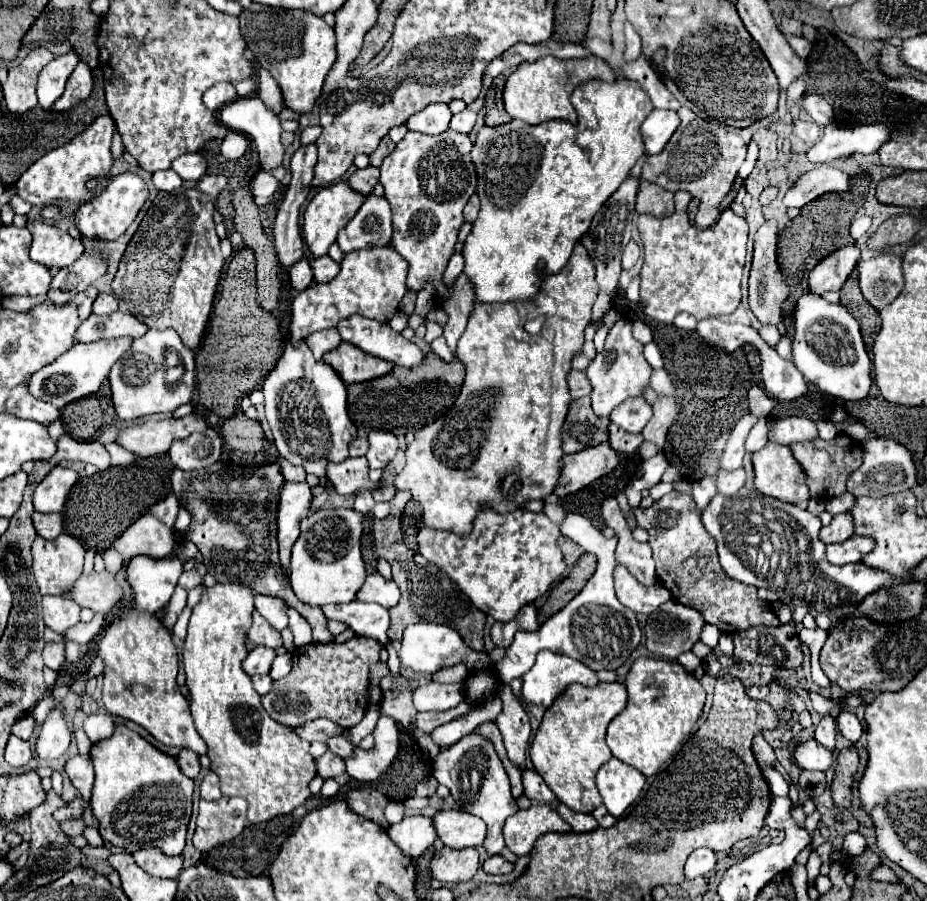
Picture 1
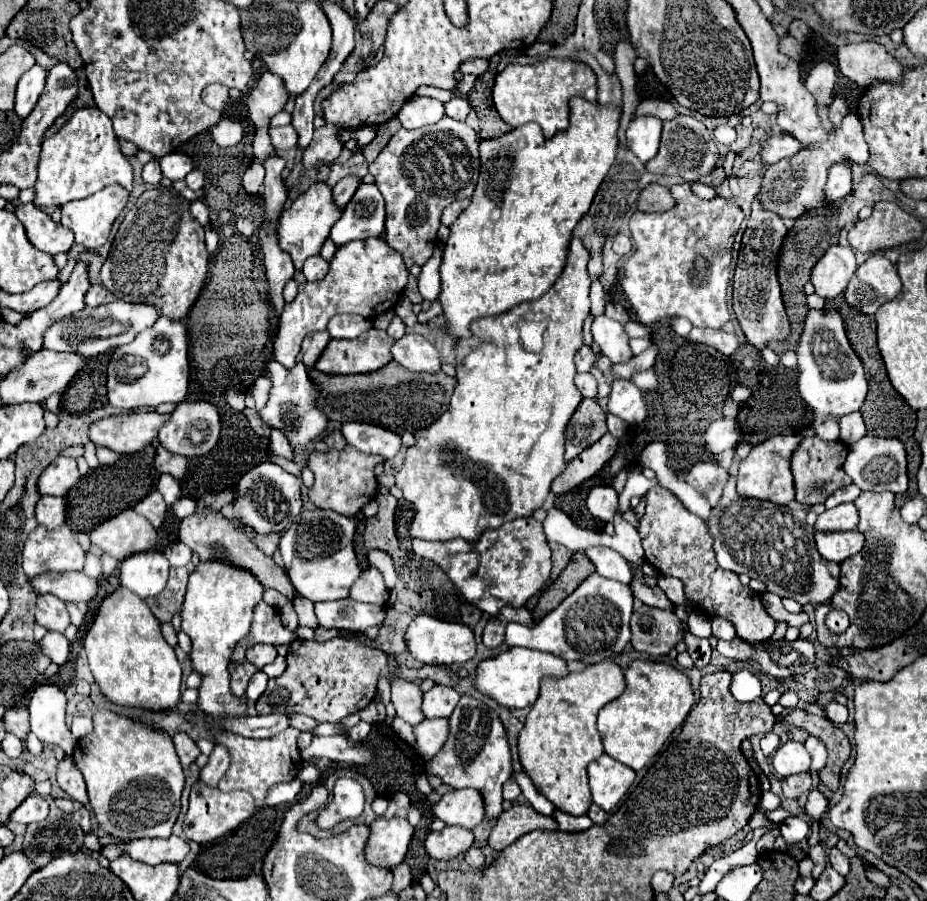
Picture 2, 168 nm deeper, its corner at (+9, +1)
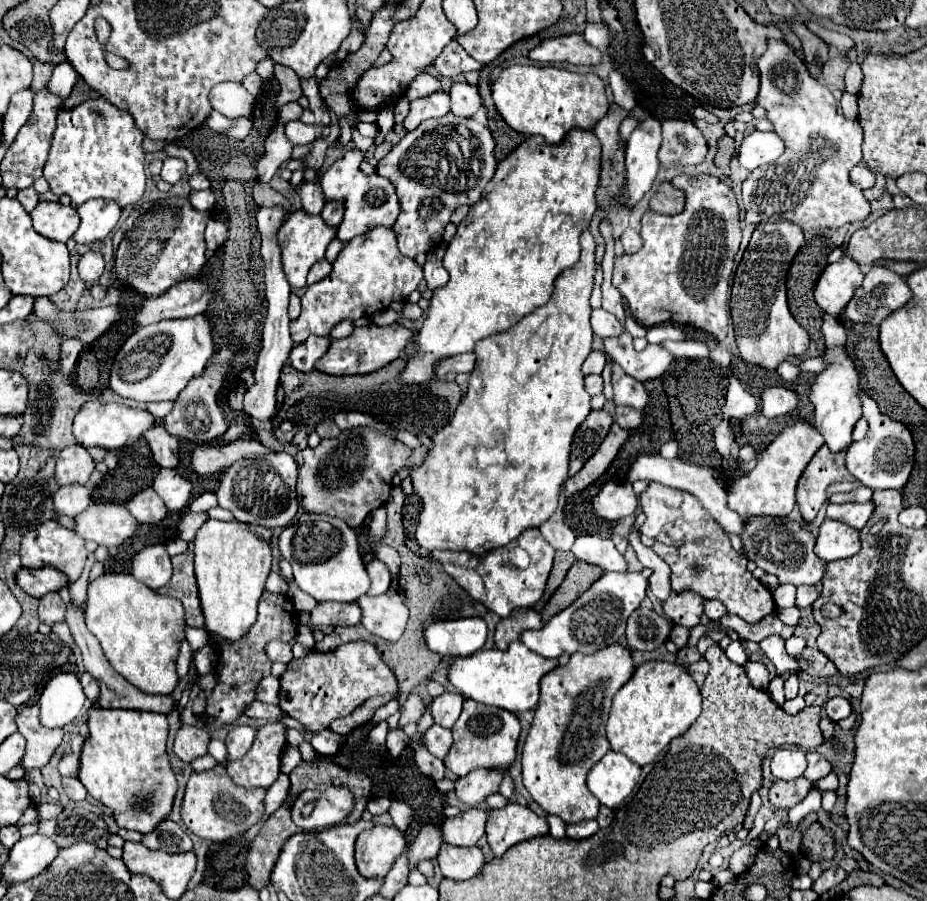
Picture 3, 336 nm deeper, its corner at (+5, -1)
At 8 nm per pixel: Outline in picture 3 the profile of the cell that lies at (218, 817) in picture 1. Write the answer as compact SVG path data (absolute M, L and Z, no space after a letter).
M224 765L210 771L192 773L182 799L182 821L188 829L208 841L226 841L242 835L264 817L264 795L268 787L240 787L232 783Z

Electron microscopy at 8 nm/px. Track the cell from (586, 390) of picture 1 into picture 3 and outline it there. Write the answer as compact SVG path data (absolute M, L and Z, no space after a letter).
M588 375L588 377L586 377L586 391L588 391L590 395L600 395L602 389L604 389L604 379L602 379L602 375Z

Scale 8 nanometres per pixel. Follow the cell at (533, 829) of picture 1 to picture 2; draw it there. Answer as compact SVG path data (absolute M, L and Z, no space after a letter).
M514 803L512 809L504 811L490 833L488 845L496 851L504 851L508 845L512 845L522 835L534 831L534 829L558 829L556 819L538 813L530 805L518 805Z

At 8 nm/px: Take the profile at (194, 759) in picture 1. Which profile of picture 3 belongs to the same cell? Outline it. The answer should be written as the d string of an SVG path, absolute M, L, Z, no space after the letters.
M184 725L180 727L176 741L174 741L174 753L184 761L190 763L196 757L206 755L210 743L210 733L200 725Z

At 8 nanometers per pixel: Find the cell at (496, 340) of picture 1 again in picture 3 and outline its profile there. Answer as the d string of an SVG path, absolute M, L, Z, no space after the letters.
M584 231L580 235L580 245L582 245L582 255L578 259L576 265L572 265L570 269L564 269L562 275L556 277L556 289L552 299L536 309L534 313L526 315L524 319L520 319L514 327L510 327L508 331L502 331L498 335L486 337L480 343L476 343L476 369L470 375L470 385L468 385L468 393L462 397L452 421L440 429L432 439L434 439L434 447L428 451L426 461L422 467L412 471L412 483L414 483L414 493L422 499L424 509L418 517L418 527L416 527L416 541L420 543L422 549L426 551L436 551L436 549L452 549L452 551L468 551L478 559L484 559L484 555L496 547L504 547L506 543L510 543L512 539L516 539L524 529L530 527L540 527L544 521L548 521L558 505L558 495L560 489L564 485L564 481L568 479L569 462L570 462L570 443L572 437L576 433L576 429L580 427L580 423L586 419L586 415L590 413L590 395L584 389L584 373L582 373L582 363L586 361L586 357L592 351L592 341L594 341L594 333L590 327L590 293L594 289L594 273L596 273L596 243L590 235L590 231Z

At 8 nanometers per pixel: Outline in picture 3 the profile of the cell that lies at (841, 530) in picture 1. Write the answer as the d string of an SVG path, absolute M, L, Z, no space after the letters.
M868 501L868 503L842 503L842 505L828 505L828 517L830 519L838 519L846 525L852 525L854 529L862 529L868 519L872 517L874 513L874 503Z

